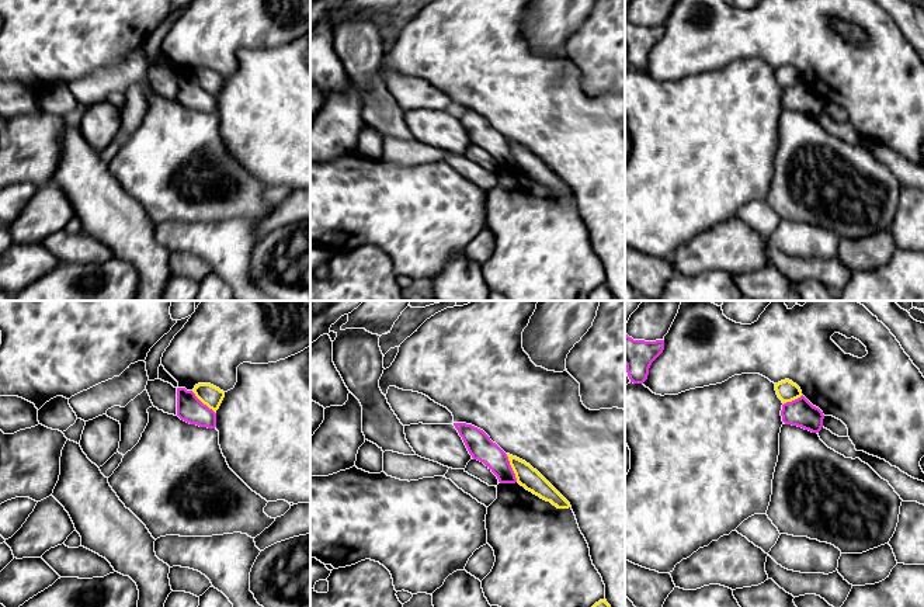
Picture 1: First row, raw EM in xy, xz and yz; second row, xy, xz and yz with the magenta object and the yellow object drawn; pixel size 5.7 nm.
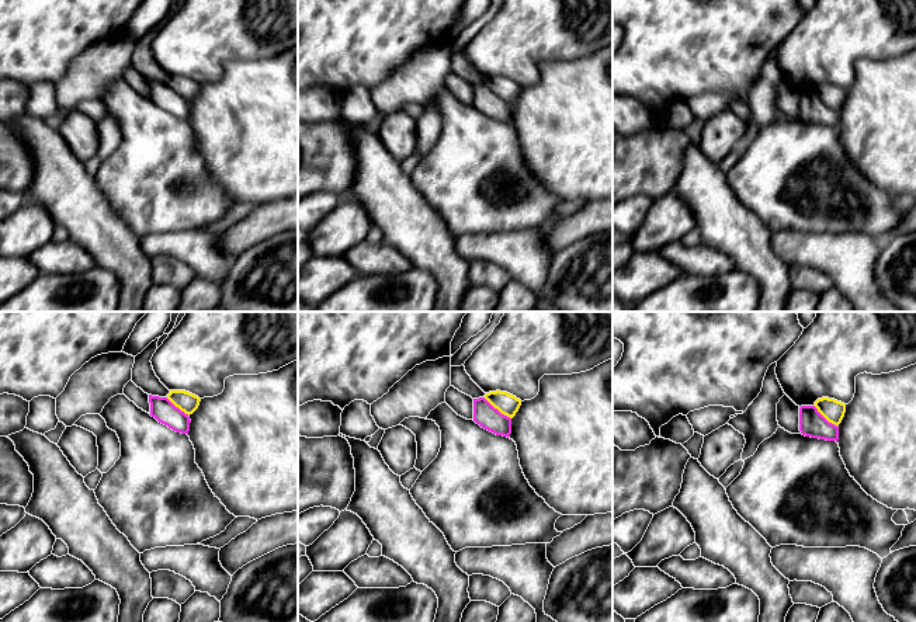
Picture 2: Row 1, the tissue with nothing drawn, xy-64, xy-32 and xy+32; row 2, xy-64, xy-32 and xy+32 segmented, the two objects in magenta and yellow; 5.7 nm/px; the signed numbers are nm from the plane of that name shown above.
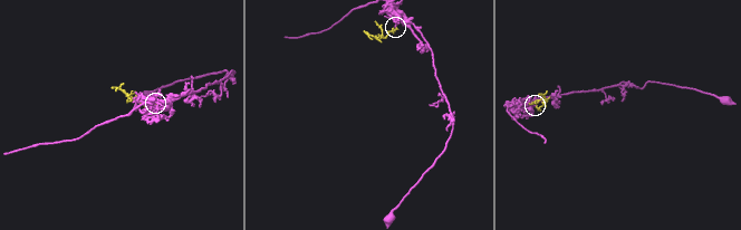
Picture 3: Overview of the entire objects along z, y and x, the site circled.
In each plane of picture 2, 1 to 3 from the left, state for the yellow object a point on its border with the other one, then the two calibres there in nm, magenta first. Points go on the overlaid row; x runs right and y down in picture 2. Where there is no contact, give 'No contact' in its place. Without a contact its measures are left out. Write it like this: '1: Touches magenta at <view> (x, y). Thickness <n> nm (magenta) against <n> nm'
1: Touches magenta at xy-64 (177, 407). Thickness 140 nm (magenta) against 120 nm
2: Touches magenta at xy-32 (496, 409). Thickness 140 nm (magenta) against 120 nm
3: Touches magenta at xy+32 (823, 417). Thickness 150 nm (magenta) against 120 nm

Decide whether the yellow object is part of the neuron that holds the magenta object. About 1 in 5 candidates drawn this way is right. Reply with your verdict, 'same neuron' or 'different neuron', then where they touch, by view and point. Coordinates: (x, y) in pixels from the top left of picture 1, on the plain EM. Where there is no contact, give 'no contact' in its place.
different neuron | xz (511, 153)

